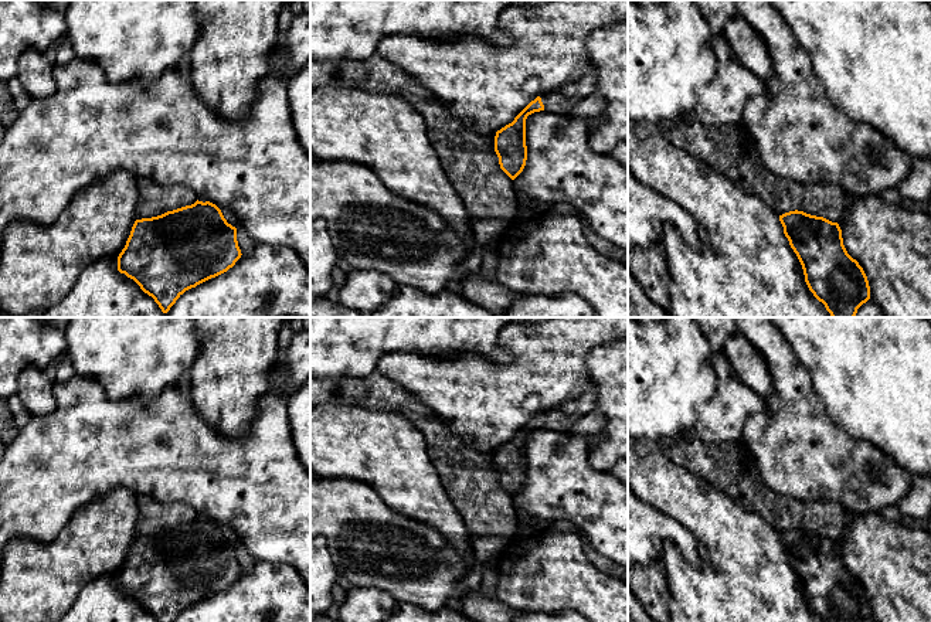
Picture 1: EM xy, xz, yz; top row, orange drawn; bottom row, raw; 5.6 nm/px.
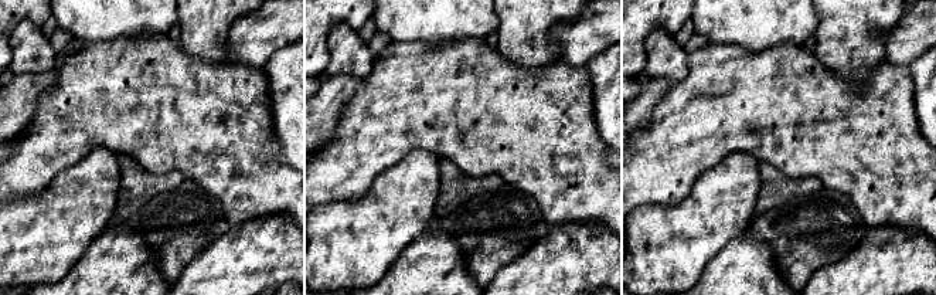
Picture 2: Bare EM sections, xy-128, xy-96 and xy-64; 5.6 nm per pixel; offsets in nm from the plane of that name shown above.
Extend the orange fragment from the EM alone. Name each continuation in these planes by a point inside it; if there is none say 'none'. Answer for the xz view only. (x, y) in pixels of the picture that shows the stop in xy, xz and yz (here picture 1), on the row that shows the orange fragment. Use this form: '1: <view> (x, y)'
1: xz (563, 101)

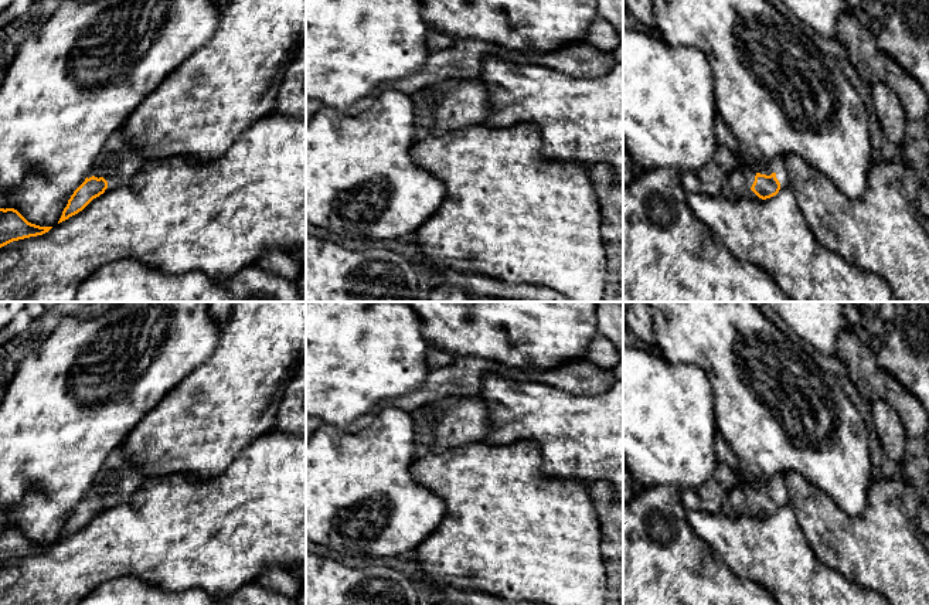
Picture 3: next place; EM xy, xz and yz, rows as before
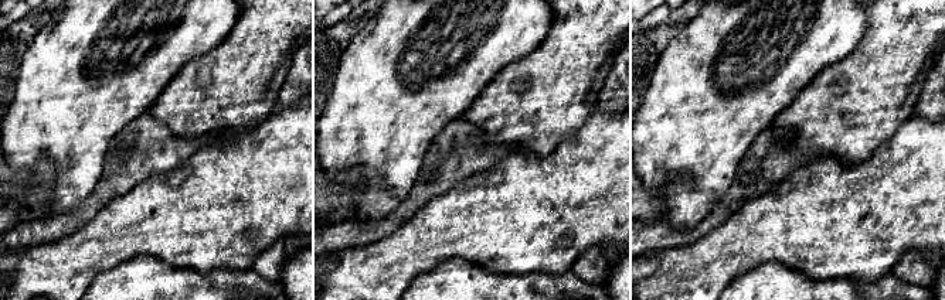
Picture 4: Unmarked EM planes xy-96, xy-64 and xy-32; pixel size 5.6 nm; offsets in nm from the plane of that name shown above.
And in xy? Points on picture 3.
1: xy (118, 162)

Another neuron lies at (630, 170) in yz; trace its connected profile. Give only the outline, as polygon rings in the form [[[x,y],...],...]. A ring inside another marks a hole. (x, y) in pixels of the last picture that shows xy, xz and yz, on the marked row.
[[[623,145],[623,186],[629,184],[640,173],[642,173],[642,170],[632,162],[632,159]]]

